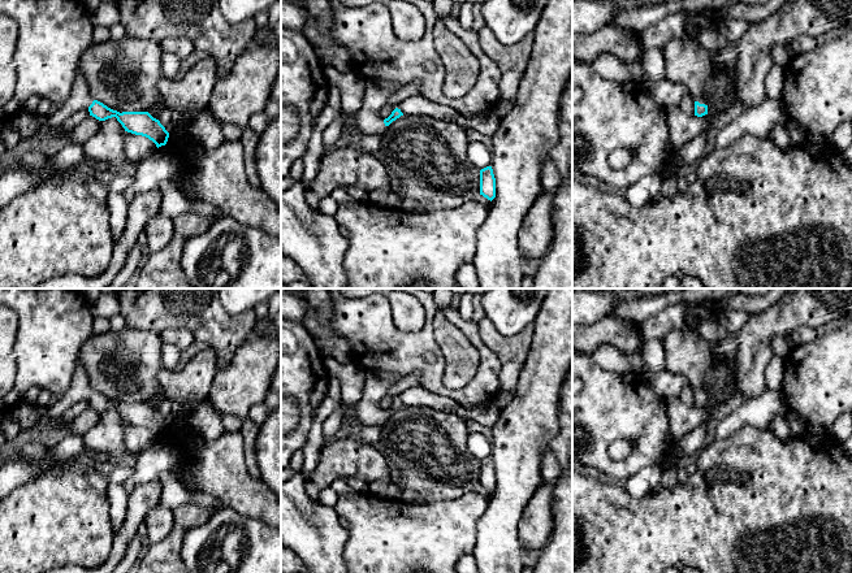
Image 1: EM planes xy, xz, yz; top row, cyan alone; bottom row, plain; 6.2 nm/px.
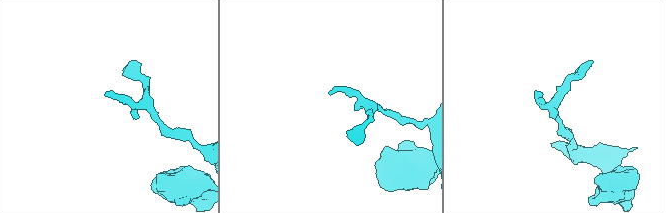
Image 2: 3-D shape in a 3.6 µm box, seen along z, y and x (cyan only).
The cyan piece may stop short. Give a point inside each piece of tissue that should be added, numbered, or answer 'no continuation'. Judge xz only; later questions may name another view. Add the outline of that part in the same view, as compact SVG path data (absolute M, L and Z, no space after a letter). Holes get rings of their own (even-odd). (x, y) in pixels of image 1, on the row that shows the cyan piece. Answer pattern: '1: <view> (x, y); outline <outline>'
1: xz (377, 92); outline M367 79L362 108L354 114L358 130L362 135L379 135L386 133L384 118L379 116L381 108L388 105L389 97L401 87L389 81Z

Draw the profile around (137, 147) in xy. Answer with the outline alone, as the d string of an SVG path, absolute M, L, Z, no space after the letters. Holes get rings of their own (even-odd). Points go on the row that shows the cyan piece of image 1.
M125 131L122 146L129 160L139 162L157 152L156 144L146 136Z

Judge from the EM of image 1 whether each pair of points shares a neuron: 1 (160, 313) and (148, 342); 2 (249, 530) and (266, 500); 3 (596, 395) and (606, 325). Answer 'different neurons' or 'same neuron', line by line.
1: different neurons
2: different neurons
3: different neurons

